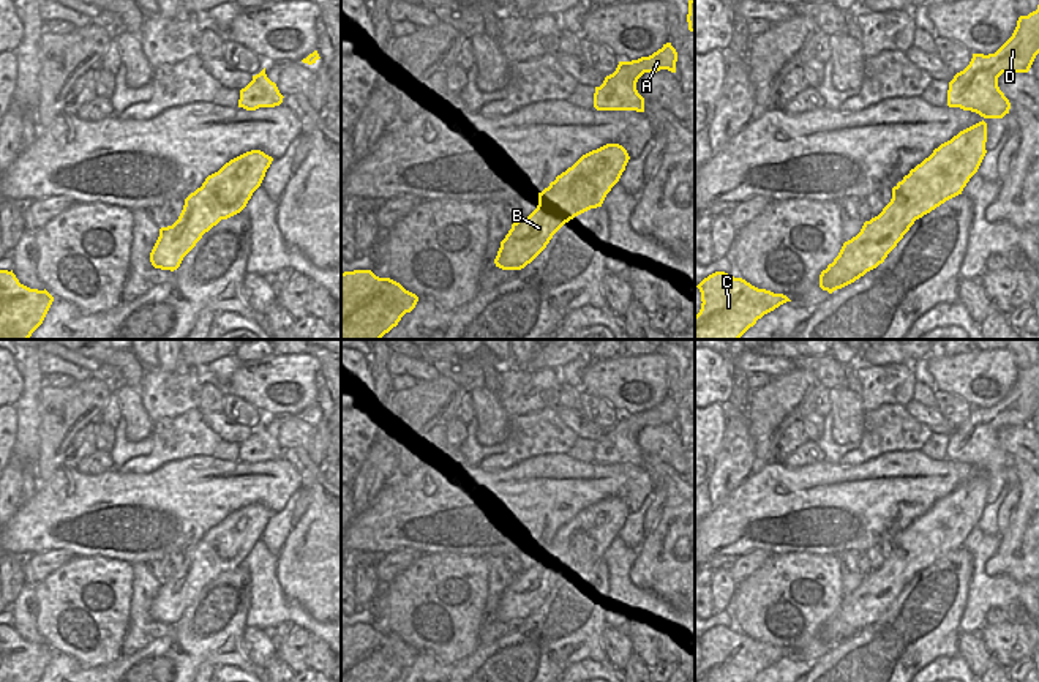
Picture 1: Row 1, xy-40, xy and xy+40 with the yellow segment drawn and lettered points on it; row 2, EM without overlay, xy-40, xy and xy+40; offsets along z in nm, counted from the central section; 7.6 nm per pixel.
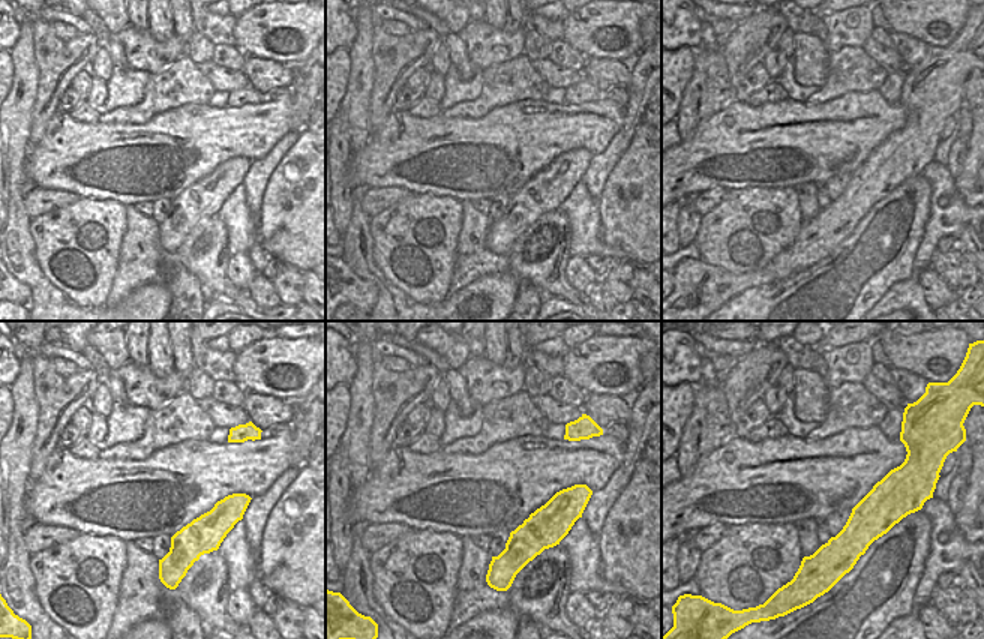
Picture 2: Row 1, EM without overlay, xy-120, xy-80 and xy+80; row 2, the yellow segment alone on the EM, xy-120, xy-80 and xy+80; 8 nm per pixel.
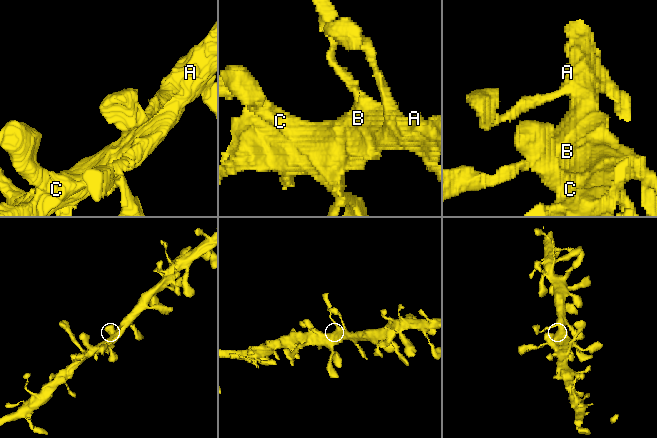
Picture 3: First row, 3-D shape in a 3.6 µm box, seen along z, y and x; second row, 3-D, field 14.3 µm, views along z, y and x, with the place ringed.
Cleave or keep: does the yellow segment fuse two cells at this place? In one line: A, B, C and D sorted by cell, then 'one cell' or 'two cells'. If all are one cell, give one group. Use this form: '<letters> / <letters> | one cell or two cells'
A B C D | one cell

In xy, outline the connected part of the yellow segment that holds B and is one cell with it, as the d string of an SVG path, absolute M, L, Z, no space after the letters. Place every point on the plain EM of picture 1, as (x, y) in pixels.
M606 497L583 508L538 546L538 559L526 573L512 578L501 595L494 613L496 620L524 622L565 576L591 562L602 560L628 513L627 504L619 497Z

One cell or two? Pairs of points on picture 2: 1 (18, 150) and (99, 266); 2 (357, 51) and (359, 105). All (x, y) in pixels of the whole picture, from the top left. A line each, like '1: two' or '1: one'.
1: two
2: one

